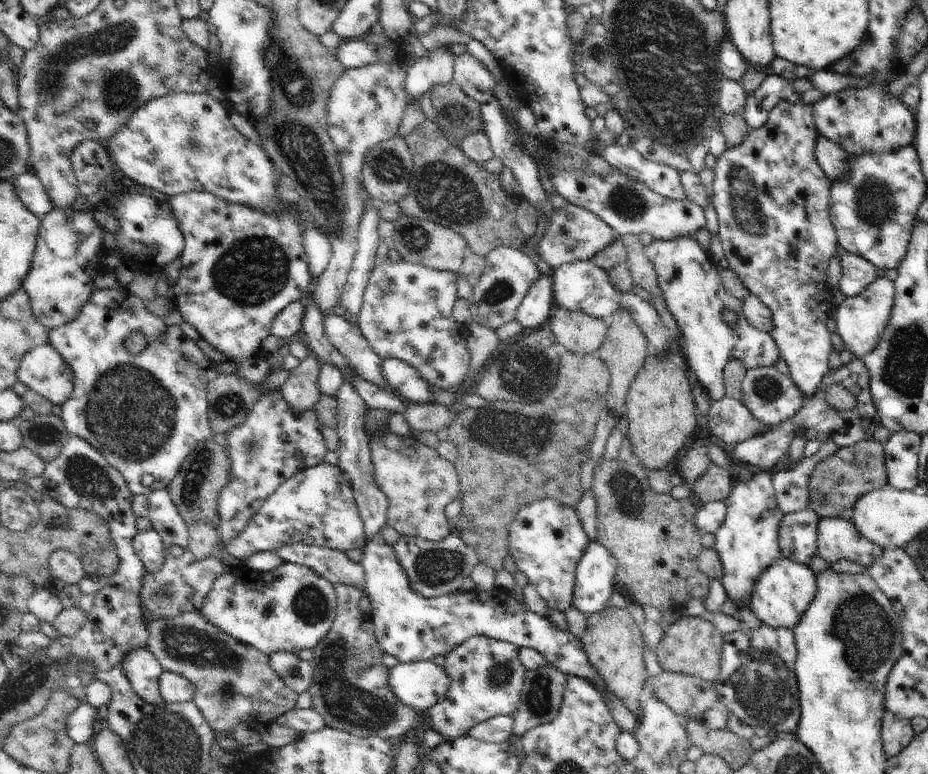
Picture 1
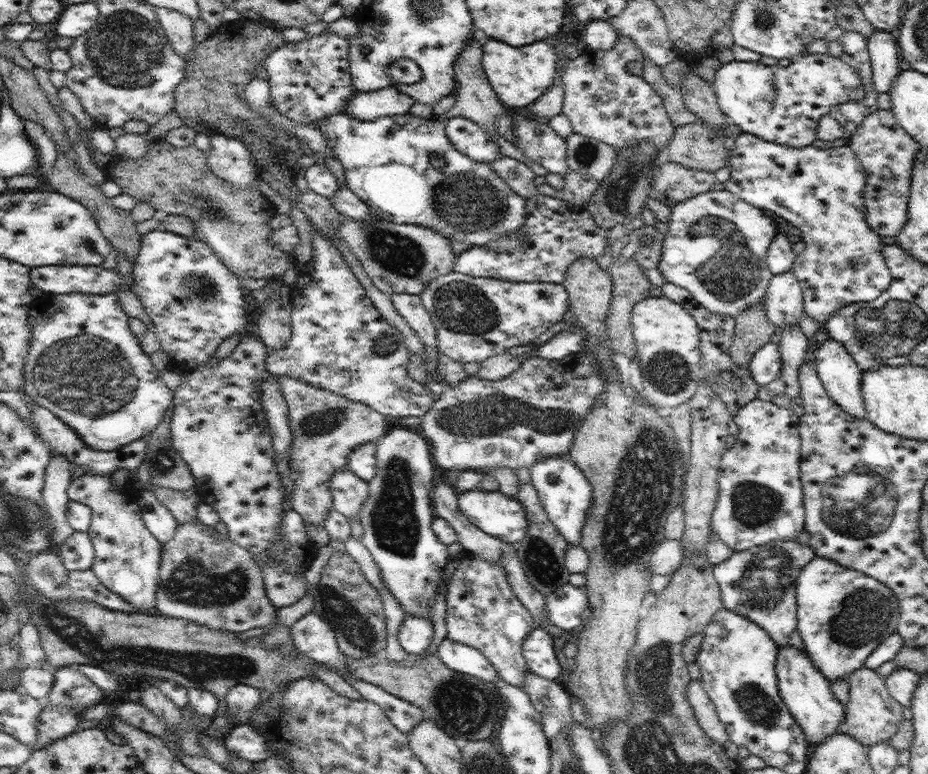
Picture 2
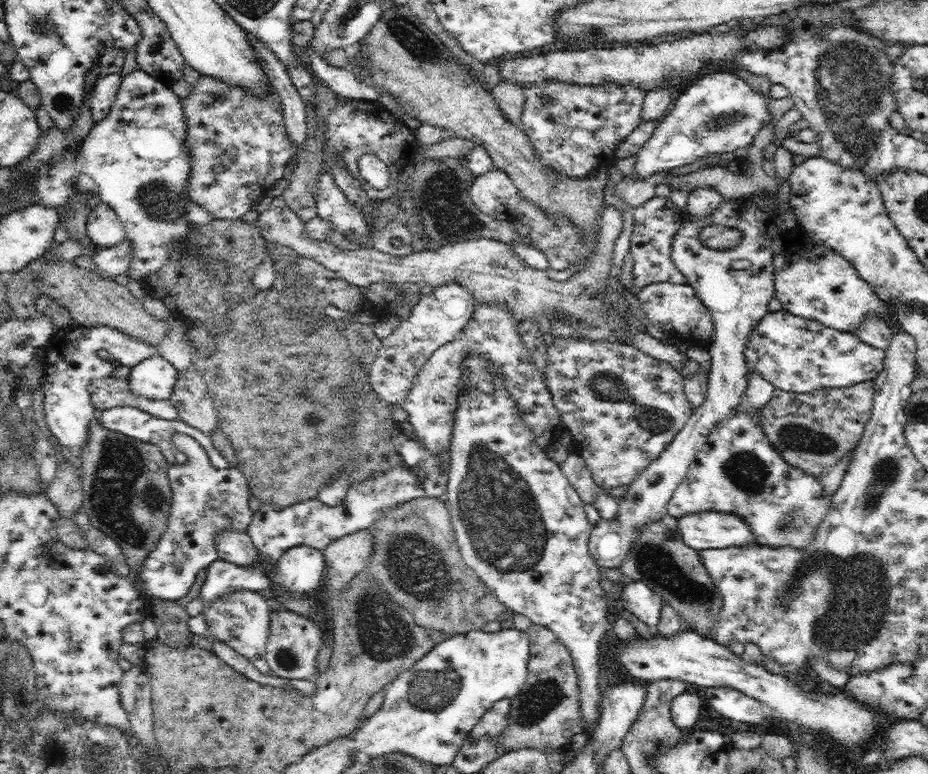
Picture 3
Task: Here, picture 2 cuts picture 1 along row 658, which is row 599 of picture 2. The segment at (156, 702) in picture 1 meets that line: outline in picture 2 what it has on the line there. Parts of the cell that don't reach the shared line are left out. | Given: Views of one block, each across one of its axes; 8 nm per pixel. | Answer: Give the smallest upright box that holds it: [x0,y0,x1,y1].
[67,473,162,612]

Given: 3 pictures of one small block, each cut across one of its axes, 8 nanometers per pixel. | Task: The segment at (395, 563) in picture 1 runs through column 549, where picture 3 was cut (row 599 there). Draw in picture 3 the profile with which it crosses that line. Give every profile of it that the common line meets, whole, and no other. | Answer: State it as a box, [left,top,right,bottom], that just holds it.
[618,581,663,631]

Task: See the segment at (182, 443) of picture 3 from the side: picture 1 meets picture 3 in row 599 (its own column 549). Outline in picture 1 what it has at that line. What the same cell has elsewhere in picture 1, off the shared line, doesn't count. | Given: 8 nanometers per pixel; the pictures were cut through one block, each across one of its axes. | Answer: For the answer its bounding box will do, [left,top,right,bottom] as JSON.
[544,159,706,240]

